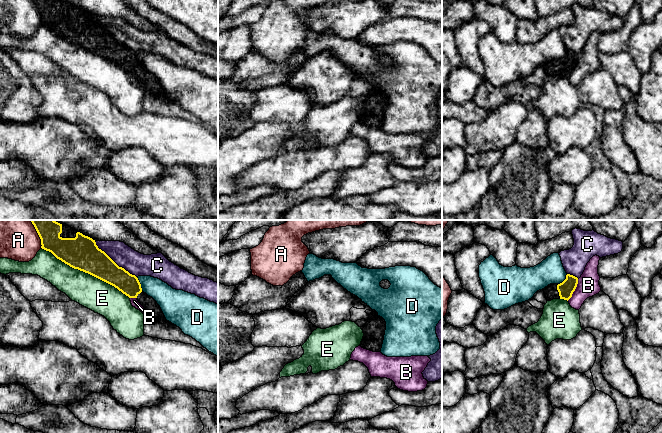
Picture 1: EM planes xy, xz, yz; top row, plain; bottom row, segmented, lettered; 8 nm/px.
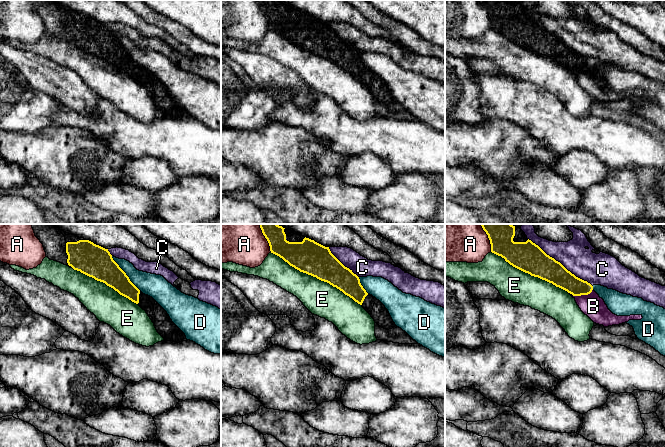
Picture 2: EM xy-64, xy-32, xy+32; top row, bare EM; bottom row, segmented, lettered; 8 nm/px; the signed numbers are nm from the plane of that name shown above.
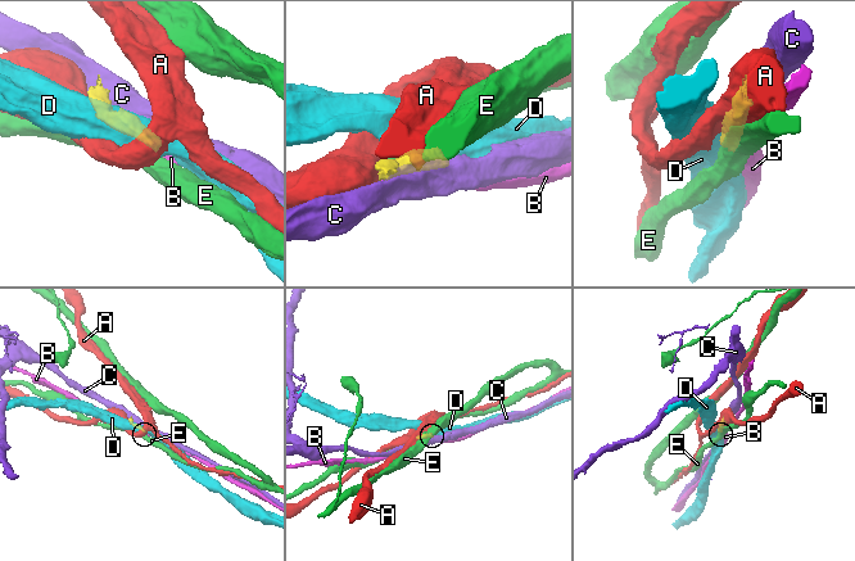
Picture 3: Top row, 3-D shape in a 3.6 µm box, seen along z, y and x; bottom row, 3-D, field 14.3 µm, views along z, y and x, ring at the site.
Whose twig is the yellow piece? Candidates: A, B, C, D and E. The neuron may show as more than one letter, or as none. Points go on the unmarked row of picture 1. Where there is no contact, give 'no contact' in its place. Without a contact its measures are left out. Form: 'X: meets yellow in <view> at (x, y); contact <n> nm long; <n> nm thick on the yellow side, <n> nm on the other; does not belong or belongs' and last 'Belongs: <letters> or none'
A: meets yellow in xy at (39, 12); contact 220 nm long; 190 nm thick on the yellow side, 300 nm on the other; does not belong
B: meets yellow in yz at (574, 66); contact 200 nm long; 120 nm thick on the yellow side, 180 nm on the other; does not belong
C: meets yellow in xy at (113, 37); contact 460 nm long; 260 nm thick on the yellow side, 180 nm on the other; does not belong
D: meets yellow in xy at (140, 60); contact 120 nm long; 170 nm thick on the yellow side, 180 nm on the other; does not belong
E: meets yellow in xy at (86, 48); contact 800 nm long; 260 nm thick on the yellow side, 260 nm on the other; does not belong
Belongs: none

